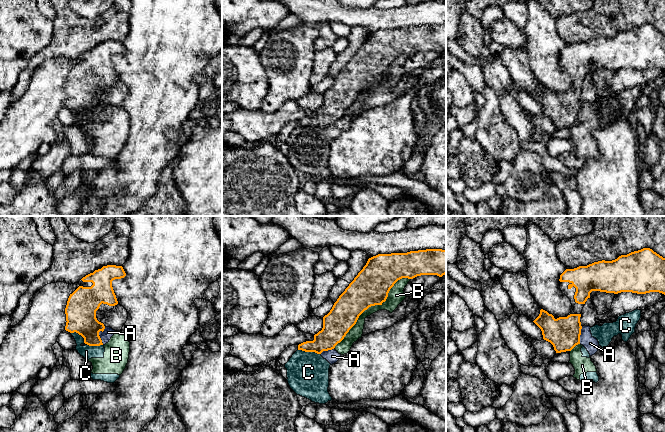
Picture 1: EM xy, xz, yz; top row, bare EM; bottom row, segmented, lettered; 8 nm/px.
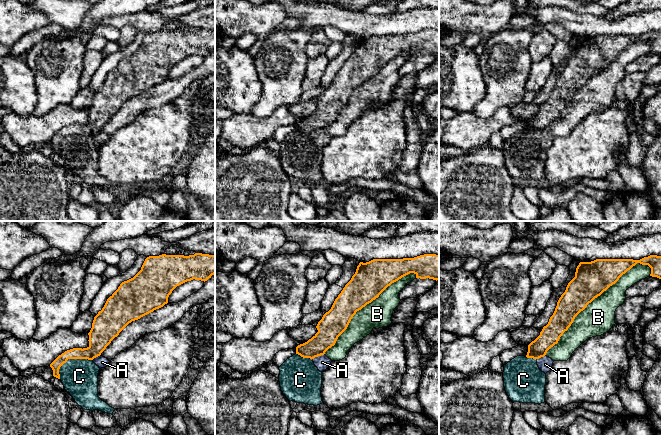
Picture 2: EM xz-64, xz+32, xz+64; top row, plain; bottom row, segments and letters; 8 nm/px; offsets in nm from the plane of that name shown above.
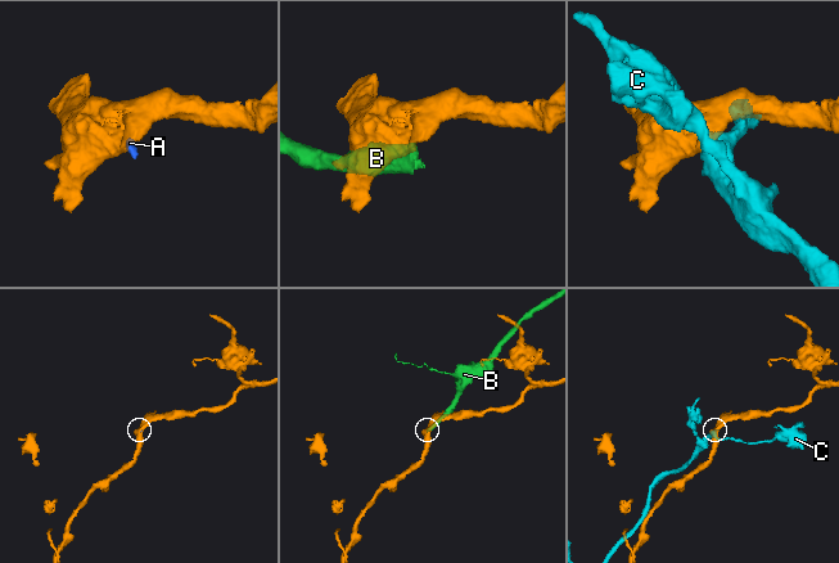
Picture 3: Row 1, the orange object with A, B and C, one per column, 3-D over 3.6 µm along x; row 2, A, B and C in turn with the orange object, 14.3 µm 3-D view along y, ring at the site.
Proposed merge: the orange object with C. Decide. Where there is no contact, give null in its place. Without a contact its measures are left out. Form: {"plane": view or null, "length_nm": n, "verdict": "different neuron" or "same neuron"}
{"plane": "xz", "length_nm": 190, "verdict": "different neuron"}

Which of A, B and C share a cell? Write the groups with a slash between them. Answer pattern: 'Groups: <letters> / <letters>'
Groups: A B C

